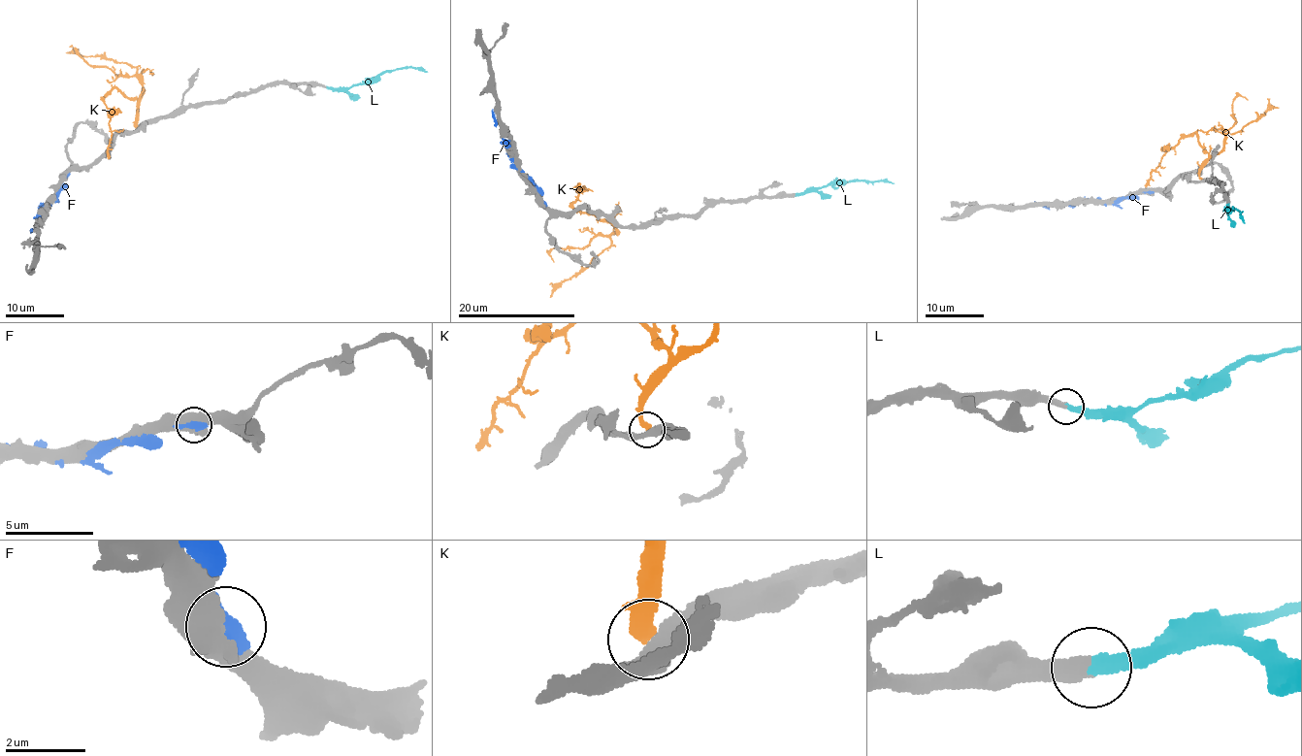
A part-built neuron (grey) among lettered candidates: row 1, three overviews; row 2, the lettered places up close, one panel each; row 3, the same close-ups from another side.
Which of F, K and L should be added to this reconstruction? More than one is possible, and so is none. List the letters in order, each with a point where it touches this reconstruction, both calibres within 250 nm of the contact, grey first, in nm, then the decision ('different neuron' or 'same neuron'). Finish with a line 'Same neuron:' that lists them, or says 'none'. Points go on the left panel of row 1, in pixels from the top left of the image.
F: contact (67, 175); calibres 480 and 400 nm; different neuron
K: contact (136, 127); calibres 400 and 360 nm; different neuron
L: contact (326, 87); calibres 340 and 320 nm; same neuron
Same neuron: L

